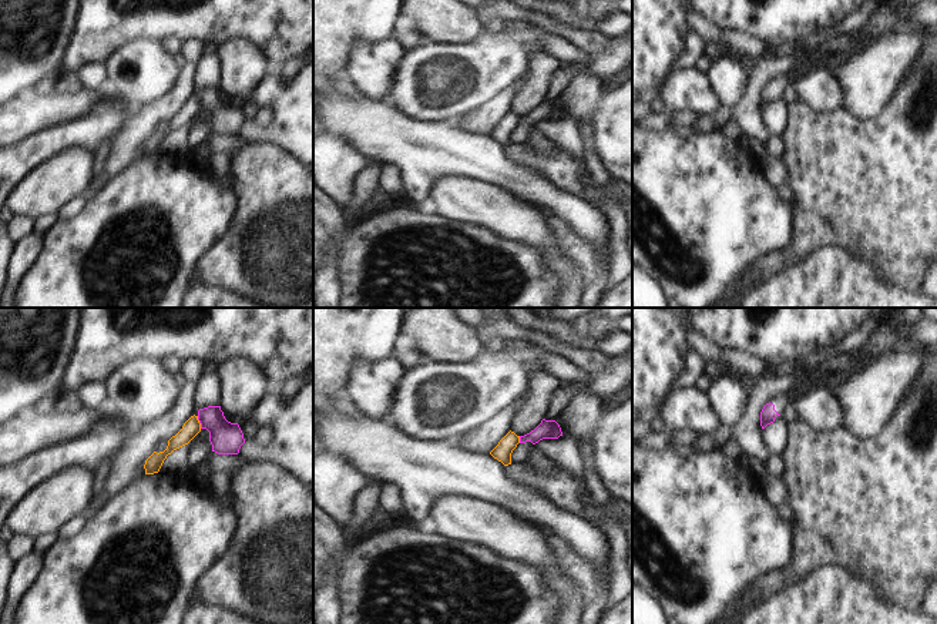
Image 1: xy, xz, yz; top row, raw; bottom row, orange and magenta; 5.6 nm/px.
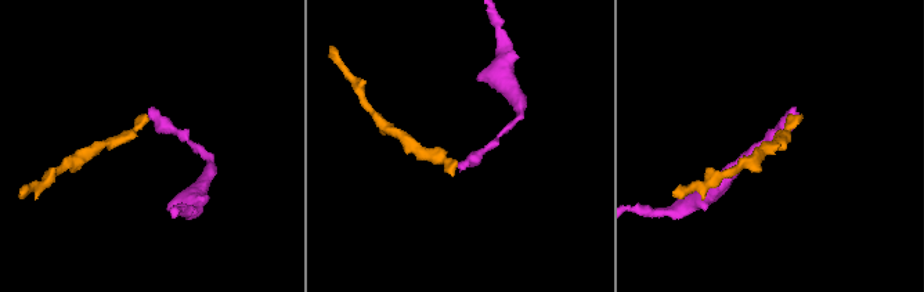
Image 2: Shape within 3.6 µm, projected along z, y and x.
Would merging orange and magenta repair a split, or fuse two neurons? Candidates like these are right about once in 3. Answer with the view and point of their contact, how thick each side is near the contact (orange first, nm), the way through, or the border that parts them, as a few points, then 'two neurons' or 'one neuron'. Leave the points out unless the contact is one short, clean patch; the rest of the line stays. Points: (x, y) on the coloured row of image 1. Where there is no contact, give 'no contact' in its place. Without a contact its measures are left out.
contact xy (198, 422); calibres 100 and 180 nm; border xy (197, 416), (201, 428); two neurons

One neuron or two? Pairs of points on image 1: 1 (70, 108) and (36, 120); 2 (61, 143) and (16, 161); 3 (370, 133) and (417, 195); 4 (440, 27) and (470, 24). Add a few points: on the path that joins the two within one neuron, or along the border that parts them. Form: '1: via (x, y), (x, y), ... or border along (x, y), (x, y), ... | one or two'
1: via (61, 108), (44, 111) | one
2: via (50, 143), (27, 156) | one
3: via (388, 143), (417, 173), (417, 178) | one
4: via (447, 24), (463, 24) | one

